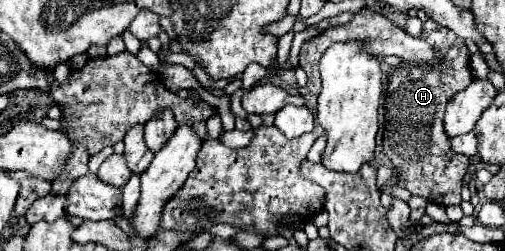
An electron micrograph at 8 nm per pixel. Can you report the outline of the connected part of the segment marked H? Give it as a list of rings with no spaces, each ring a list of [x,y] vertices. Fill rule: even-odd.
[[[433,18],[423,24],[423,40],[441,50],[445,66],[421,70],[421,66],[405,62],[391,70],[385,96],[383,152],[399,174],[399,186],[407,188],[411,194],[425,196],[429,202],[451,206],[455,204],[455,198],[461,198],[461,184],[469,158],[449,150],[449,138],[443,130],[443,112],[445,104],[473,82],[469,70],[469,50],[463,38],[453,34],[453,30],[439,26]]]

